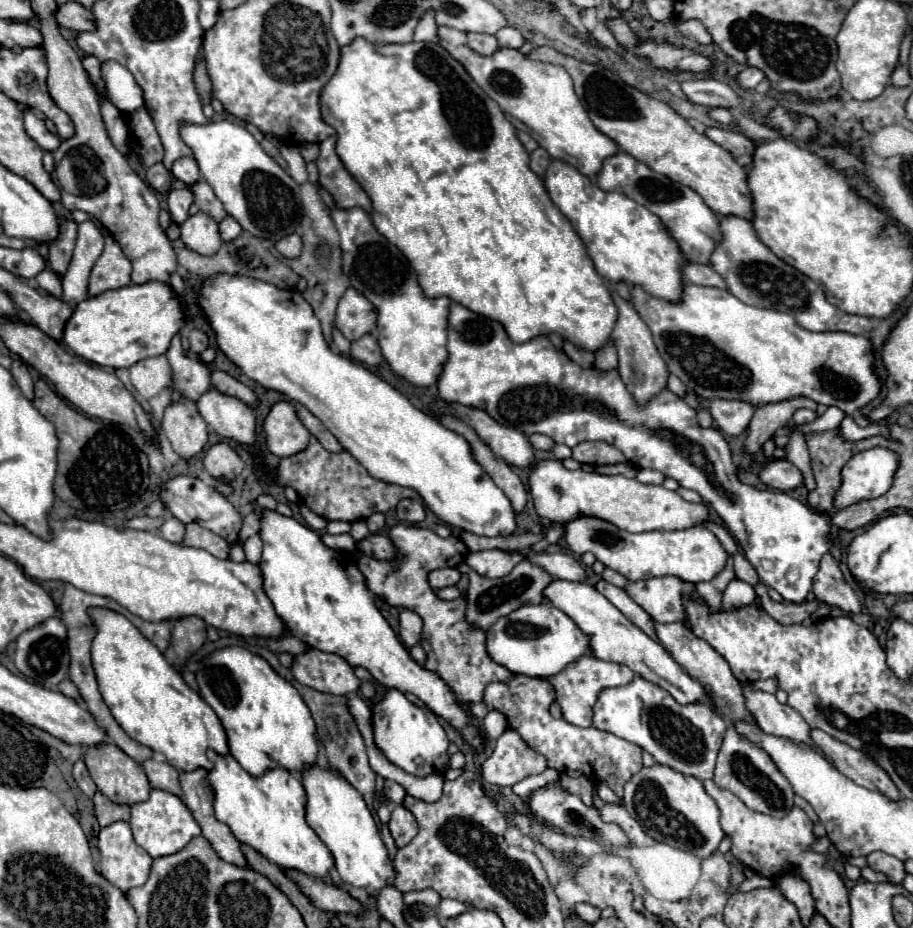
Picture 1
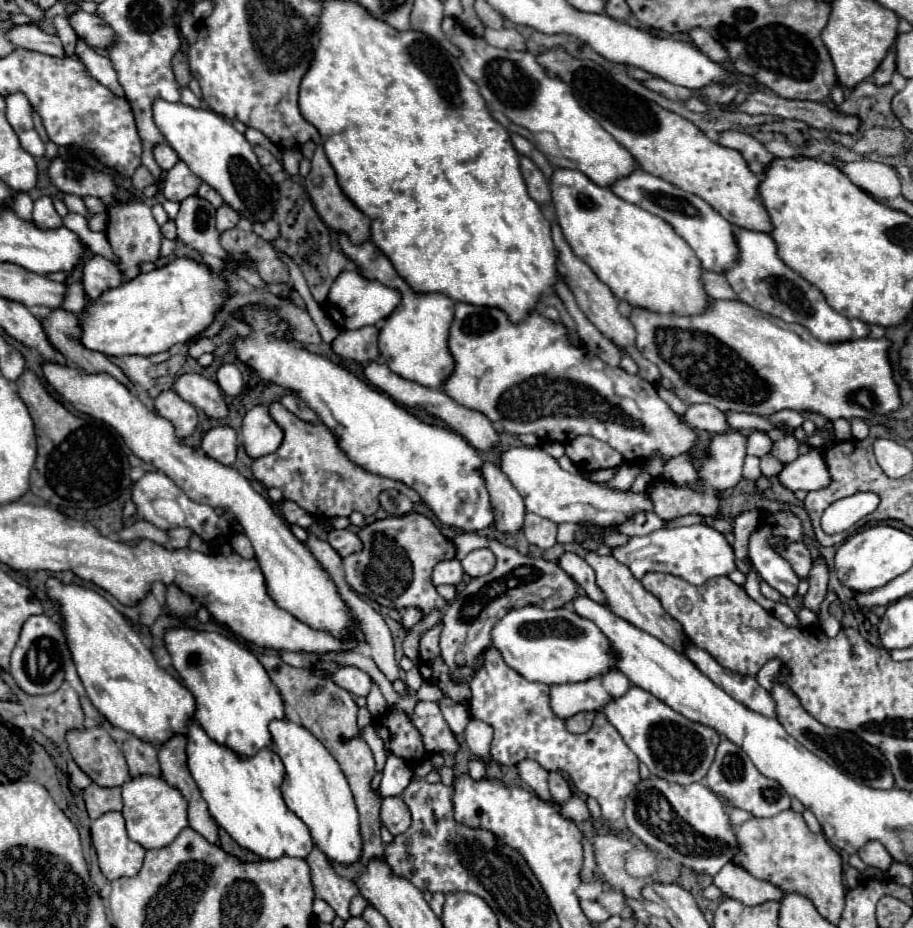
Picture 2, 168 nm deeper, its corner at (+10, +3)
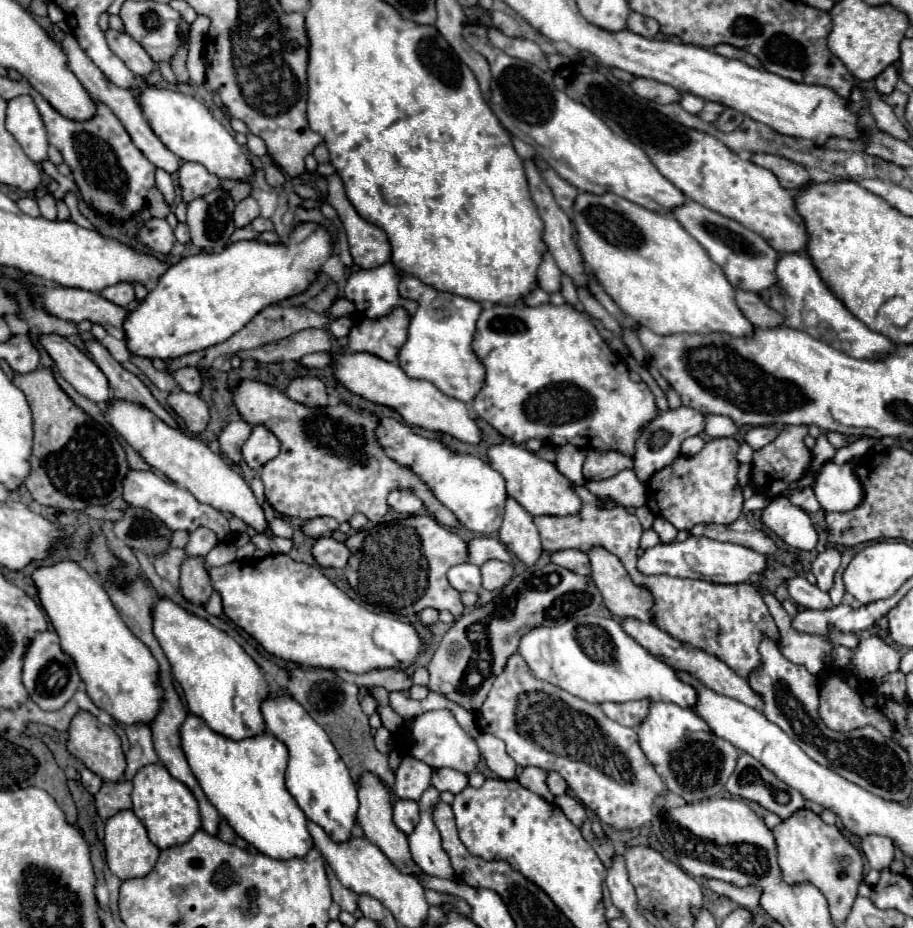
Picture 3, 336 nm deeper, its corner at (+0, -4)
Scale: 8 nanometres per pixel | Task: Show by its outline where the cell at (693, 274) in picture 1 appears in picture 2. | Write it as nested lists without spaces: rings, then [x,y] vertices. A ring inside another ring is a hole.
[[[704,271],[702,281],[704,281],[704,287],[712,299],[736,299],[738,301],[738,295],[734,295],[734,289],[730,287],[730,283],[726,283],[724,275]]]

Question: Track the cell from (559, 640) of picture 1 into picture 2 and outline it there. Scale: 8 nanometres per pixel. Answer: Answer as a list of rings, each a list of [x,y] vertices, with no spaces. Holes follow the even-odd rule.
[[[522,607],[512,609],[506,617],[494,625],[492,629],[492,645],[500,649],[504,661],[518,671],[528,681],[540,681],[546,685],[564,685],[564,683],[580,683],[588,679],[596,679],[606,675],[610,669],[616,669],[618,655],[612,651],[608,637],[596,627],[594,621],[582,619],[572,607],[562,607],[554,611],[546,611],[542,607]]]

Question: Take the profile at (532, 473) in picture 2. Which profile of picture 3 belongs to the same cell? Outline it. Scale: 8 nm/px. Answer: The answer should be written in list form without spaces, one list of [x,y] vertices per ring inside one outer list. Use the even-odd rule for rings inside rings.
[[[498,444],[488,450],[490,466],[498,470],[506,480],[506,490],[516,498],[532,516],[572,516],[582,510],[582,500],[574,490],[574,484],[558,472],[556,464],[538,458],[534,452],[518,444]]]

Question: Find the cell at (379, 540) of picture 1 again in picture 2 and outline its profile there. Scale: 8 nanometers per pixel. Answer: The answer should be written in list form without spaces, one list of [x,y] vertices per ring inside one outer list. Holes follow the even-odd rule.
[[[332,529],[328,533],[328,543],[332,545],[332,549],[340,555],[346,557],[350,553],[356,553],[362,549],[362,541],[356,537],[356,533],[348,531],[348,529]]]

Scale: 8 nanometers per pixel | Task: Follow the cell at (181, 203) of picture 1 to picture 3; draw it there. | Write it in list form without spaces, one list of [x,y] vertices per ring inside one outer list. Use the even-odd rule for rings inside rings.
[[[184,162],[178,170],[178,176],[180,176],[178,182],[182,190],[182,202],[186,204],[210,194],[220,184],[220,180],[214,174],[208,174],[208,170],[204,170],[204,166],[196,162]]]

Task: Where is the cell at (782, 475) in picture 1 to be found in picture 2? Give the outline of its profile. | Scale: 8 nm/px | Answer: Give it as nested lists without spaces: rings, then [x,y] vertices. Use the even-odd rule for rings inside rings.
[[[812,449],[800,455],[796,461],[784,465],[778,475],[780,483],[792,491],[818,491],[830,483],[830,473],[826,471],[826,461],[822,459],[822,449]]]

